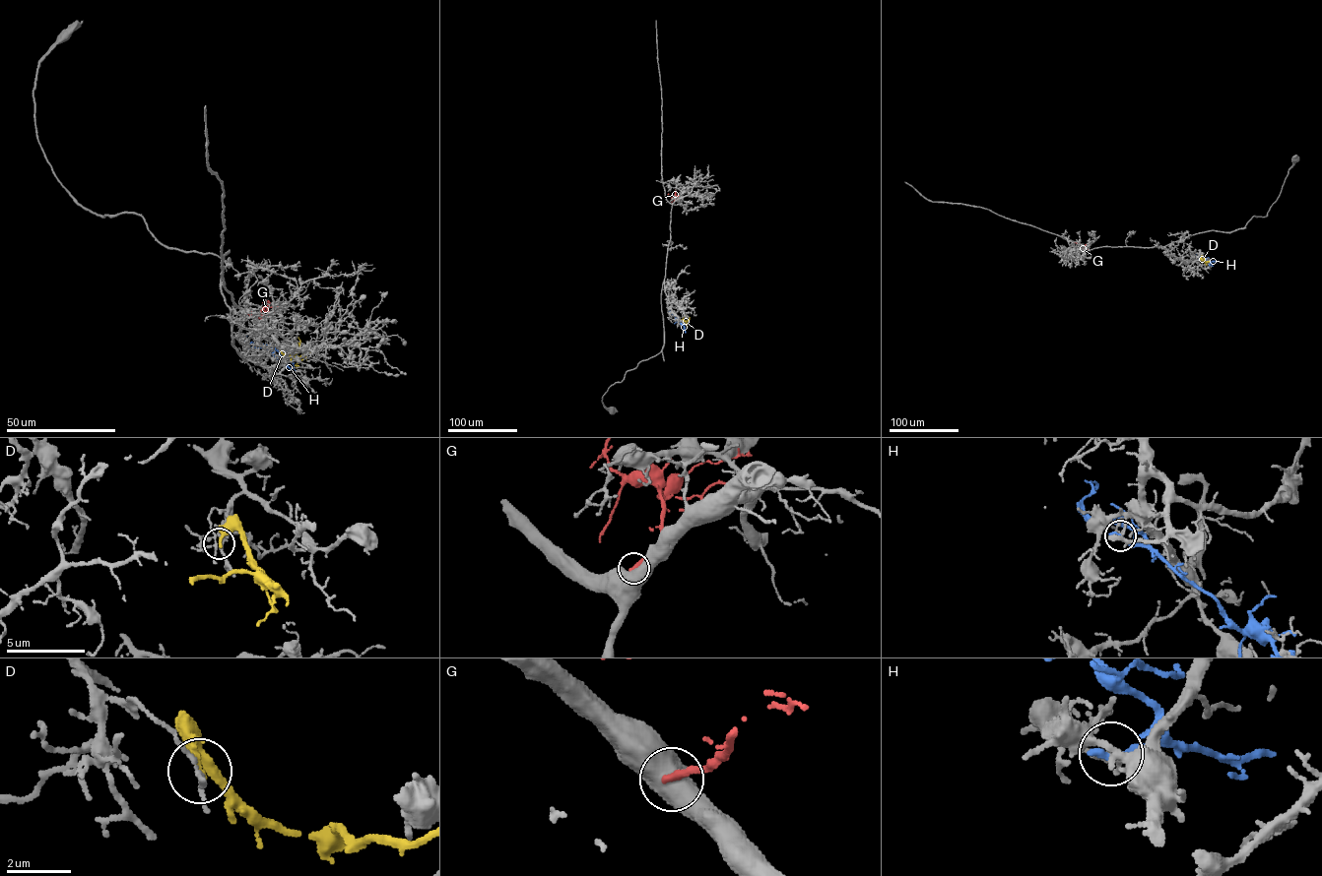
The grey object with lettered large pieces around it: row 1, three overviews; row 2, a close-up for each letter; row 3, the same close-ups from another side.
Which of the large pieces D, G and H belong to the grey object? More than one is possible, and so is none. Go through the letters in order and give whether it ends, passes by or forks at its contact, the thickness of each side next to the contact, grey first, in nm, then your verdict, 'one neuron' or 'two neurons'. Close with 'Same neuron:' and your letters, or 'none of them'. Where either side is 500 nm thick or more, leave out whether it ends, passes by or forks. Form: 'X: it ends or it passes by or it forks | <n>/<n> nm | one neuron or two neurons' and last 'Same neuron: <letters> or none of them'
D: it ends | 110/240 nm | two neurons
G: 800/260 nm | two neurons
H: it ends | 200/280 nm | two neurons
Same neuron: none of them

